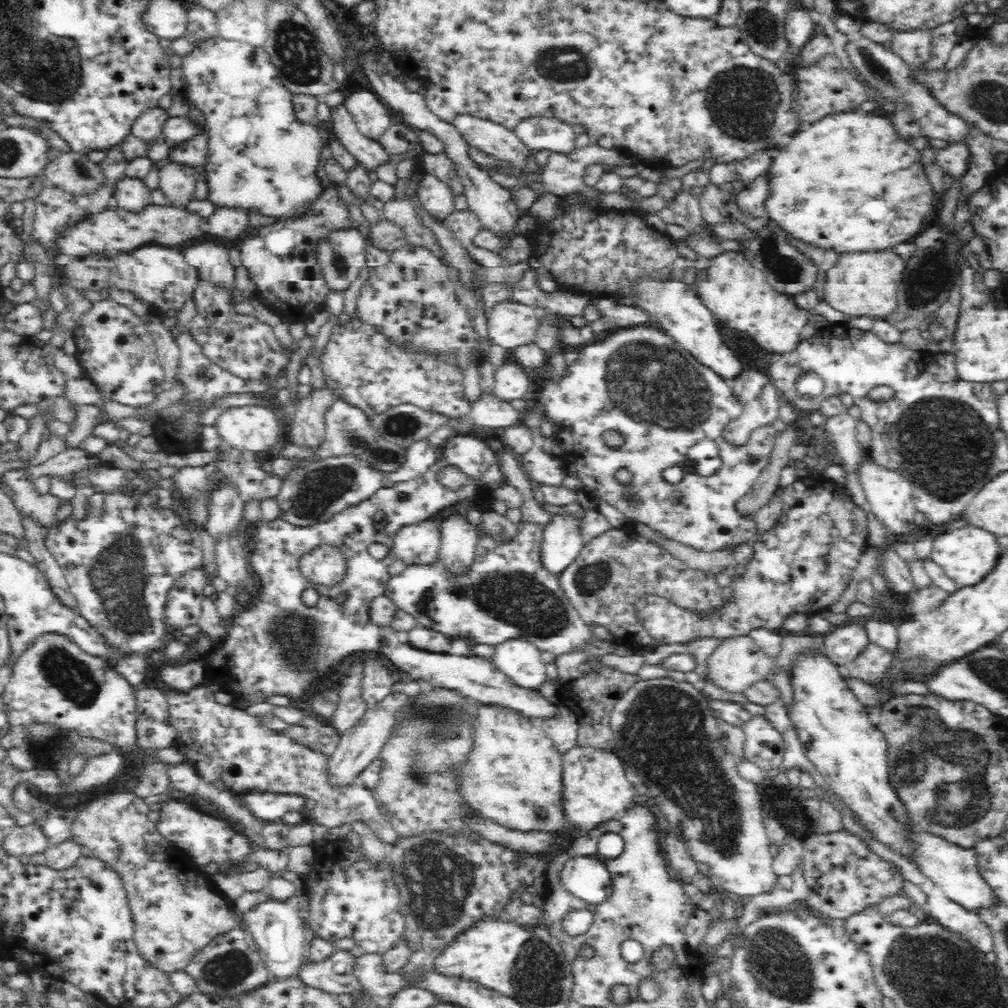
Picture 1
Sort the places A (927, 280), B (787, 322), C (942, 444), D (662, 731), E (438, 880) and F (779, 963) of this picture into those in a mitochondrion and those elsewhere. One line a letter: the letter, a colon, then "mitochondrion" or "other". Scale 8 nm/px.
A: mitochondrion
B: other
C: mitochondrion
D: mitochondrion
E: mitochondrion
F: mitochondrion

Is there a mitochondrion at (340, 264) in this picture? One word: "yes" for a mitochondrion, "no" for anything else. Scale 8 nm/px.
yes

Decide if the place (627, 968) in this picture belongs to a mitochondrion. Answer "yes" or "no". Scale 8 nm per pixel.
no

